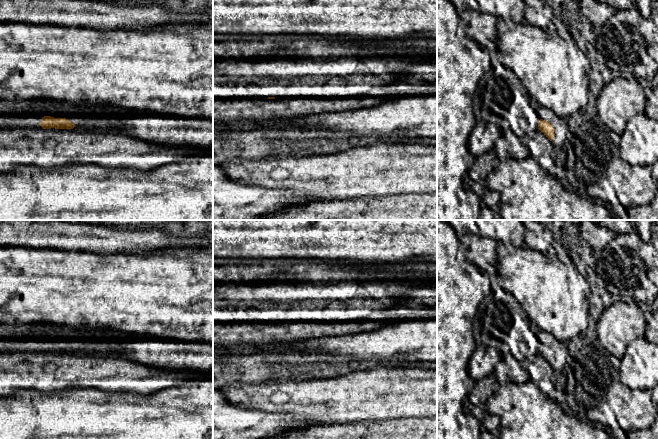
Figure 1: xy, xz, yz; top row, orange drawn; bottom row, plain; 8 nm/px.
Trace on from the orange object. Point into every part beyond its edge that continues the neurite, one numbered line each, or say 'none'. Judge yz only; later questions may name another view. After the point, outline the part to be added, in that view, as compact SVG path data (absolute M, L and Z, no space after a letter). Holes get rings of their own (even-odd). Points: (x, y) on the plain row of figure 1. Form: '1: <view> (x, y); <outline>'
1: yz (560, 349); M530 321L530 329L539 339L540 343L548 345L554 352L552 368L555 371L562 371L563 367L567 364L569 355L566 342L558 341L551 333L540 329L533 321Z

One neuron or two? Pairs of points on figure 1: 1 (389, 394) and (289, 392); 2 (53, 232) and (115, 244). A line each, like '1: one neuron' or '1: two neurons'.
1: one neuron
2: one neuron

